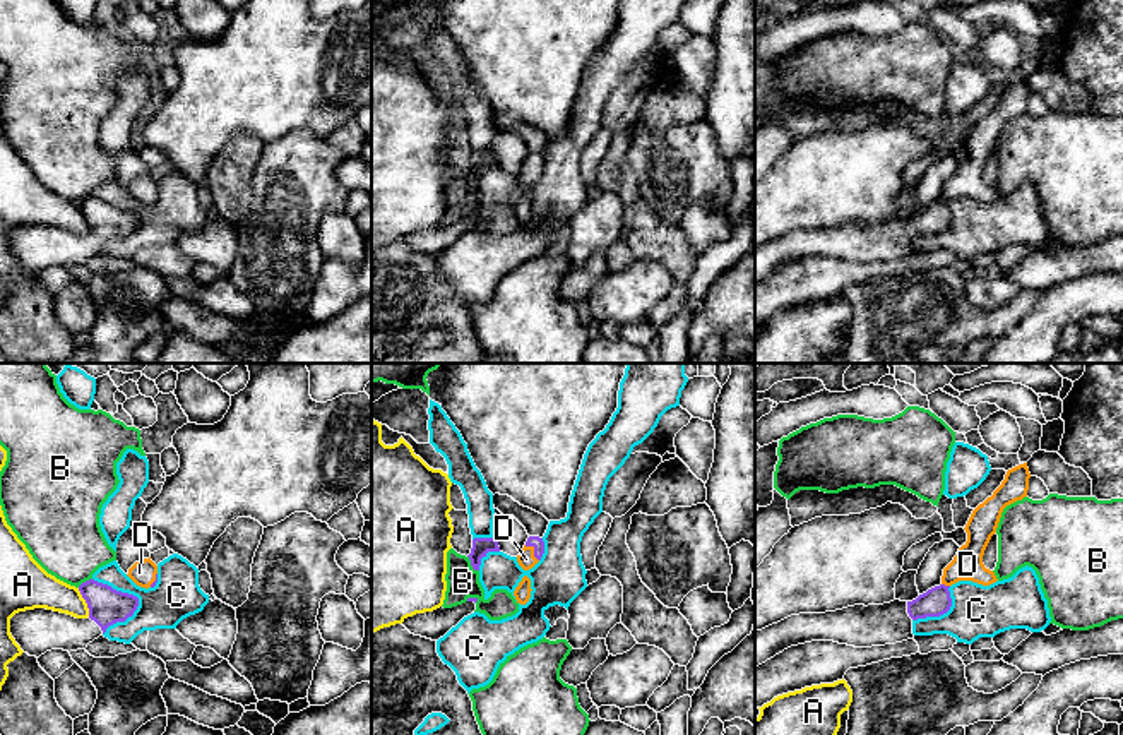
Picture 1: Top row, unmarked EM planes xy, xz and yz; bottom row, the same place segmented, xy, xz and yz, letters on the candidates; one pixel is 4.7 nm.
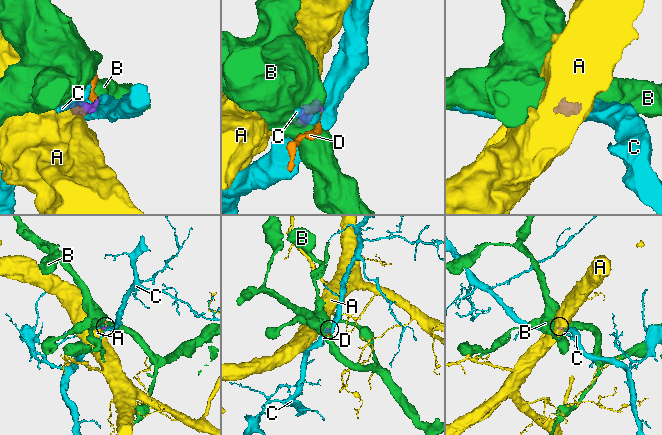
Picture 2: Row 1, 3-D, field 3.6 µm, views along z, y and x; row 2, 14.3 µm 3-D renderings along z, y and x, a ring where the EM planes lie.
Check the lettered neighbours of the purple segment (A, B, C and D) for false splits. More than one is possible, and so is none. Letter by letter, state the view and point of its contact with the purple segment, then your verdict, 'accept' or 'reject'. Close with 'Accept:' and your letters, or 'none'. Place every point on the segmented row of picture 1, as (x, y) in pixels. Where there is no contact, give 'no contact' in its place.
A: xy (86, 602) | reject
B: xz (471, 564) | reject
C: xy (137, 600) | reject
D: xz (534, 550) | accept
Accept: D

